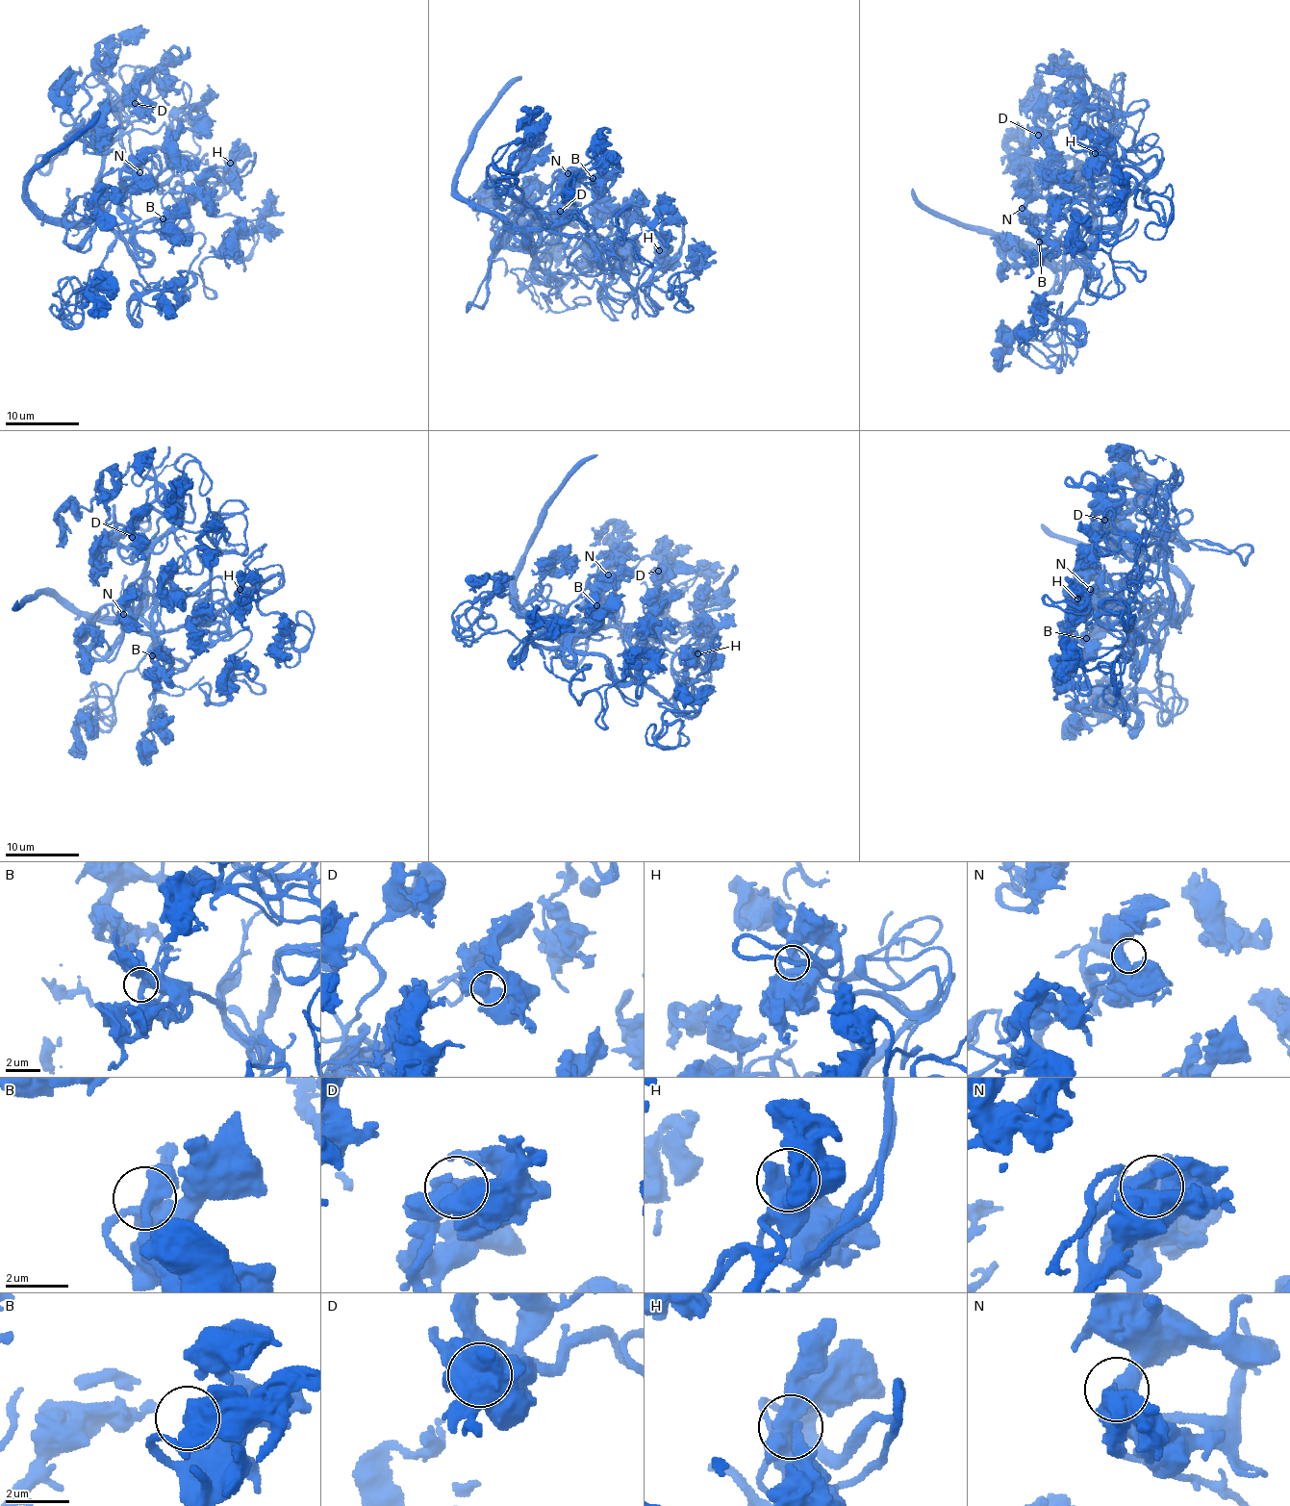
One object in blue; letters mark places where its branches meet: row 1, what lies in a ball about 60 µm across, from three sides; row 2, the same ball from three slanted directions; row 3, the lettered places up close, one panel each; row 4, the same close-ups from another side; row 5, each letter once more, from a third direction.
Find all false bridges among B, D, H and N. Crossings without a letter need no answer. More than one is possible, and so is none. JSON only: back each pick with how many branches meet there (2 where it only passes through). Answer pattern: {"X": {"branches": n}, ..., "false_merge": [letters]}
{"false_merge": []}

